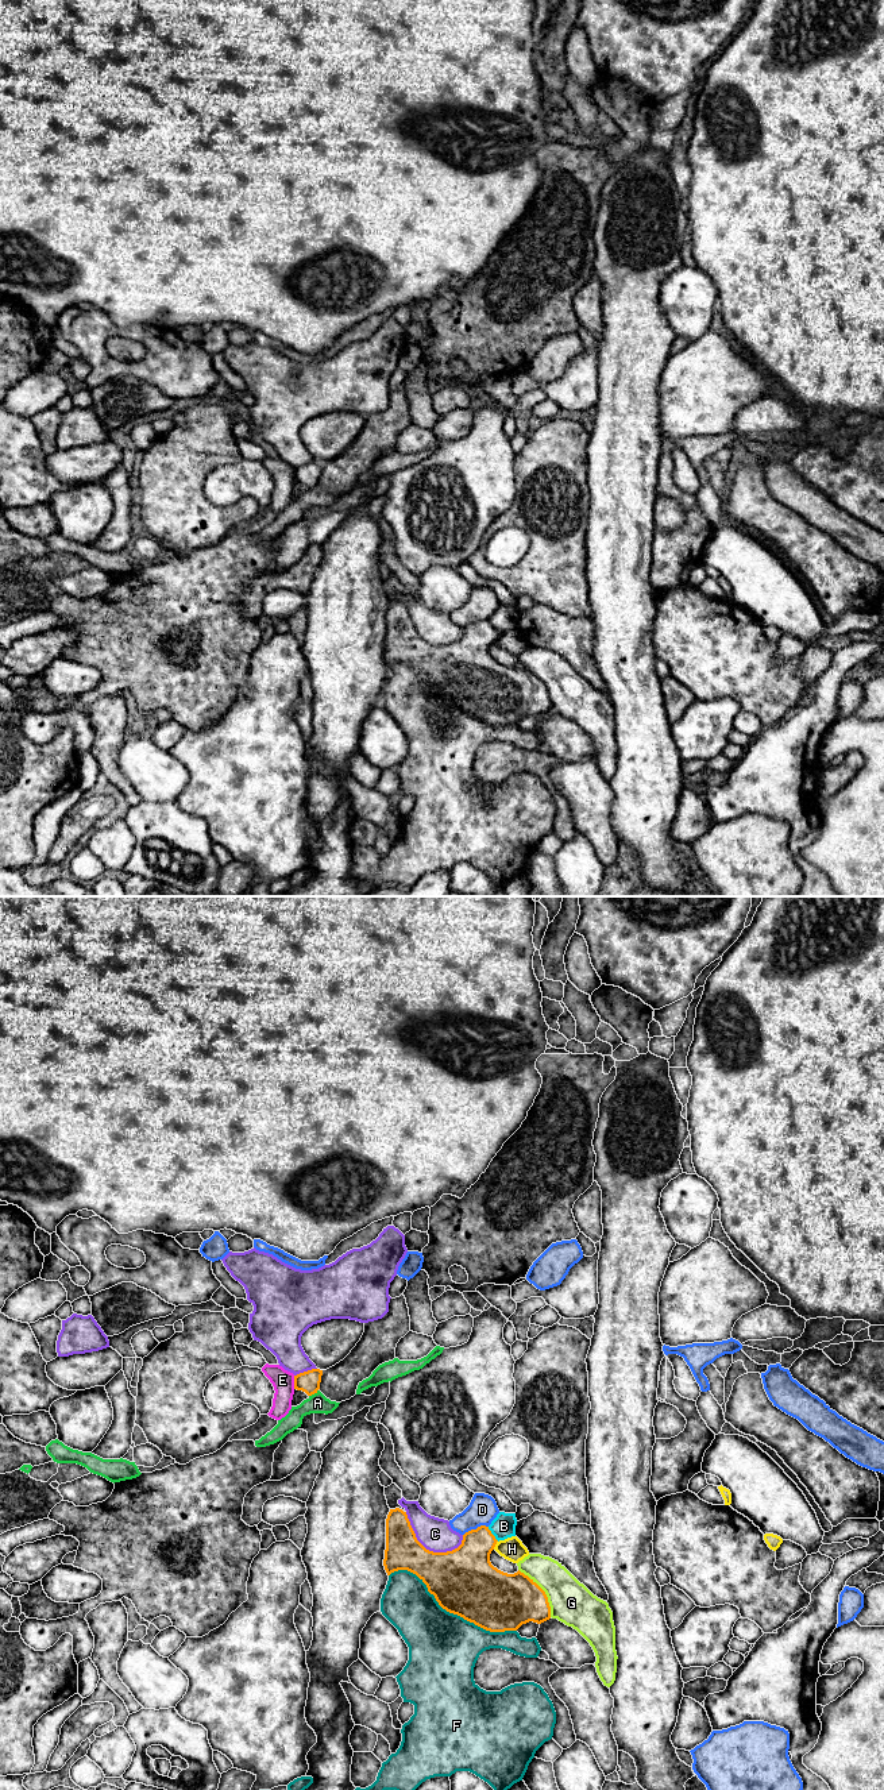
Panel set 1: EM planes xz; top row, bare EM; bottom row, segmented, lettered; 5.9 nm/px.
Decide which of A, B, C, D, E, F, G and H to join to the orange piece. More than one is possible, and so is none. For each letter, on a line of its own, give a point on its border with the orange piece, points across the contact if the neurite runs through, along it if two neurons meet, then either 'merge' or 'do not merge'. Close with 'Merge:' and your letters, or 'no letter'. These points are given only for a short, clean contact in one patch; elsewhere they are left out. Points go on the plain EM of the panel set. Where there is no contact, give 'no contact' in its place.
A: meets orange in xz at (313, 486); border along xz (317, 482), (309, 489); do not merge
B: meets orange in xz at (491, 627); do not merge
C: meets orange in xz at (425, 641); do not merge
D: meets orange in xz at (477, 621); do not merge
E: meets orange in xz at (294, 475); border along xz (293, 469), (294, 481); do not merge
F: meets orange in xz at (450, 705); do not merge
G: meets orange in xz at (544, 685); do not merge
H: meets orange in xz at (495, 636); do not merge
Merge: no letter

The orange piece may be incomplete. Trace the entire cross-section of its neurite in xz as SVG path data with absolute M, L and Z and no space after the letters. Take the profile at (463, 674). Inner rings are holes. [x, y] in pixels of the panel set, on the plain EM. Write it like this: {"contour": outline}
{"contour": "M395 601L390 602L386 612L383 659L387 668L398 663L416 667L443 702L490 725L517 724L529 714L541 717L549 713L548 690L533 672L520 663L507 667L491 657L490 647L497 634L489 620L480 618L466 625L458 641L433 645L417 633L406 605Z"}

